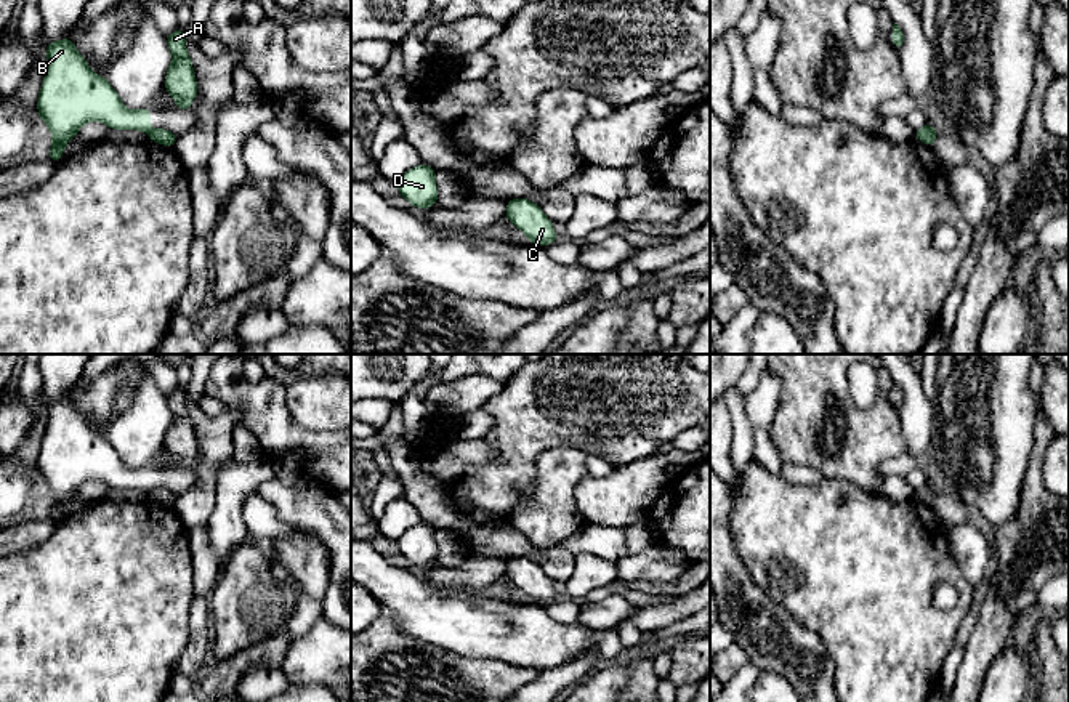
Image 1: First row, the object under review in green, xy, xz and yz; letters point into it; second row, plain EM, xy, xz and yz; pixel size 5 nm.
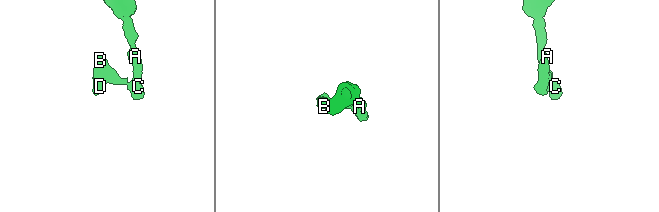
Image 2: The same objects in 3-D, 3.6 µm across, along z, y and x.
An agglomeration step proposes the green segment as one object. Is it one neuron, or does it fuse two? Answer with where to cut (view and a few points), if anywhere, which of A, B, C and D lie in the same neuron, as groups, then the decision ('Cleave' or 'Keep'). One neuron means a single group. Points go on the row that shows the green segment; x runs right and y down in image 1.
Split along xy (151, 130), (148, 133). Groups: A C / B D. Cleave

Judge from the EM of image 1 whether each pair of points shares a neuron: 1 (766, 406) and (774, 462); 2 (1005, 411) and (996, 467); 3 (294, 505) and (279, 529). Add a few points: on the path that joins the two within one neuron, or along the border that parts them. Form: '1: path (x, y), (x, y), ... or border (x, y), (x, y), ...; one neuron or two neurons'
1: path (762, 420), (763, 447); one neuron
2: path (996, 425), (996, 452); one neuron
3: border (258, 492), (284, 521), (308, 531), (316, 539); two neurons

